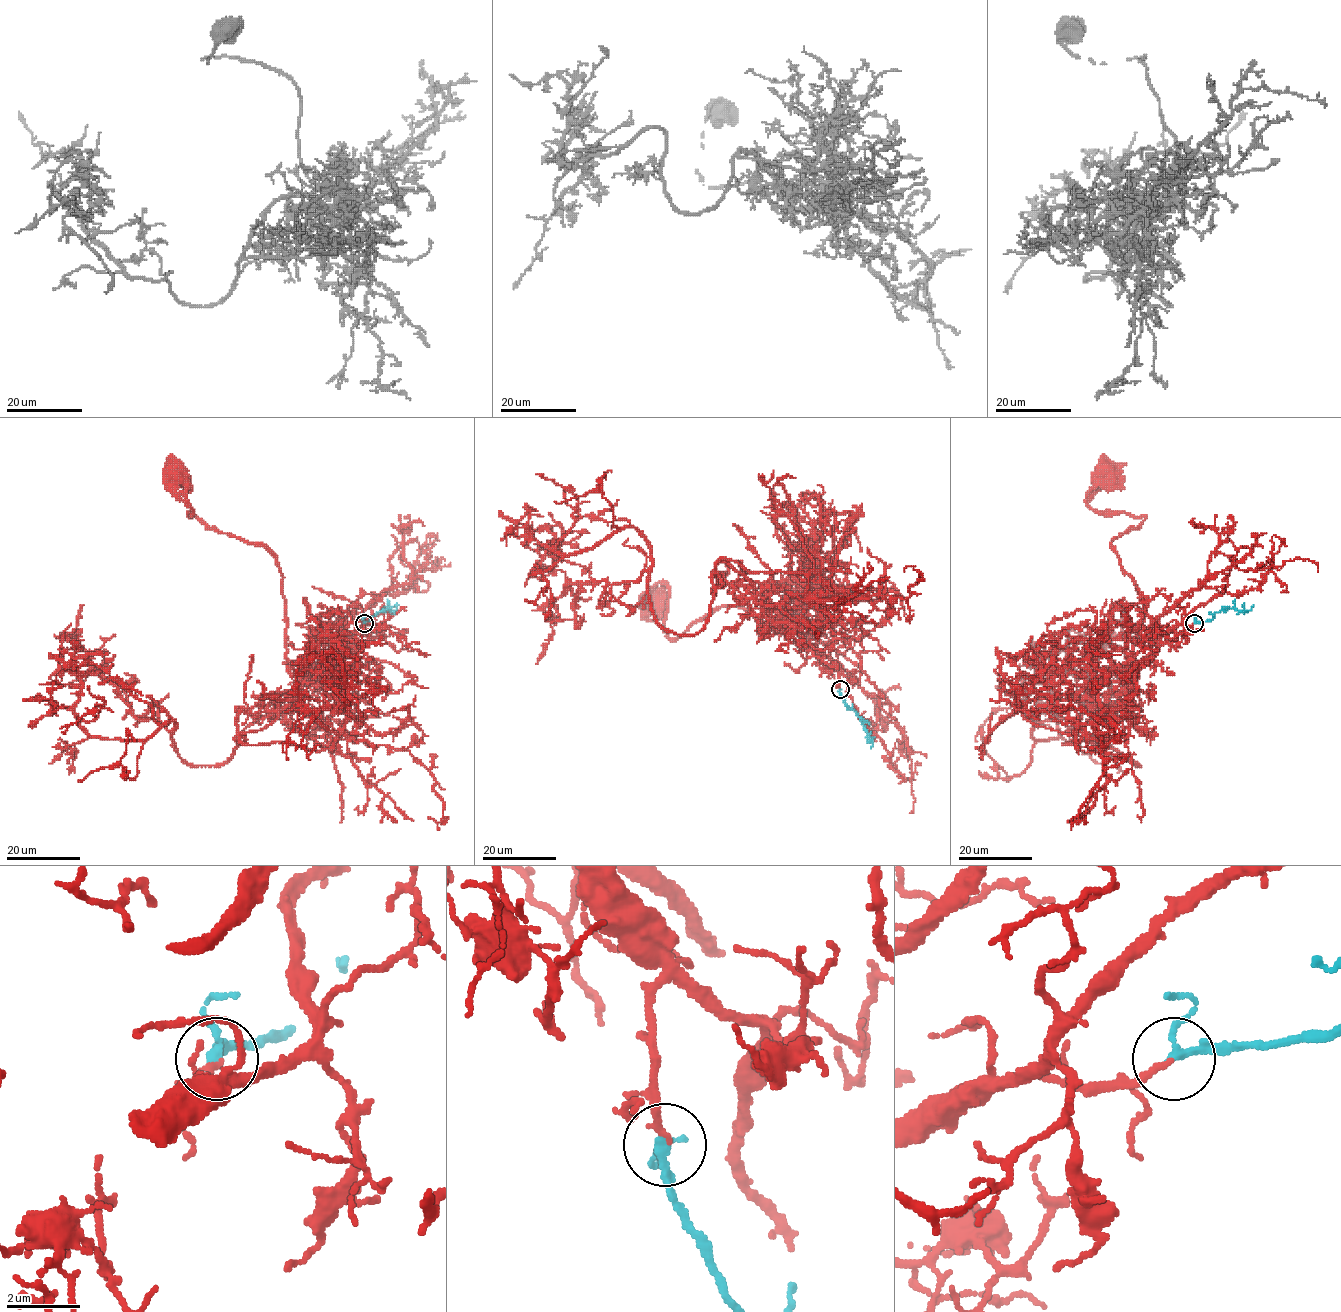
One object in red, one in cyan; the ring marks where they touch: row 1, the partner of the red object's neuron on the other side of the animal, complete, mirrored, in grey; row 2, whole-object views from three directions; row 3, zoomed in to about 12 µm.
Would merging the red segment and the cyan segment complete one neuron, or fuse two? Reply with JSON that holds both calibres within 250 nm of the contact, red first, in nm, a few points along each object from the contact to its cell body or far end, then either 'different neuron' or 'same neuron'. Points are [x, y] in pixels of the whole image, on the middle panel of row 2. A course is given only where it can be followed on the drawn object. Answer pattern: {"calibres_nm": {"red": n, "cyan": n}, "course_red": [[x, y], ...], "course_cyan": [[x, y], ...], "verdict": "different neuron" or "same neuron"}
{"calibres_nm": {"red": 140, "cyan": 200}, "course_red": [[840, 690], [836, 666], [785, 621], [762, 621], [762, 638], [724, 605], [671, 639], [662, 580], [653, 599]], "course_cyan": [[840, 690], [845, 704], [855, 712], [871, 739], [870, 749]], "verdict": "same neuron"}

